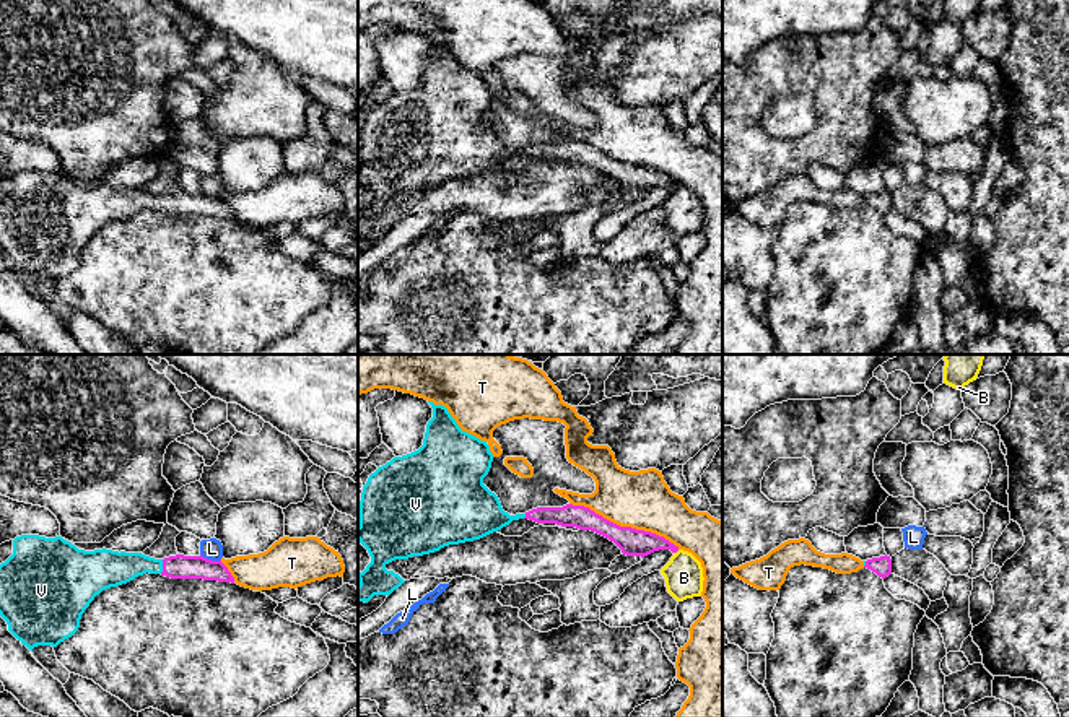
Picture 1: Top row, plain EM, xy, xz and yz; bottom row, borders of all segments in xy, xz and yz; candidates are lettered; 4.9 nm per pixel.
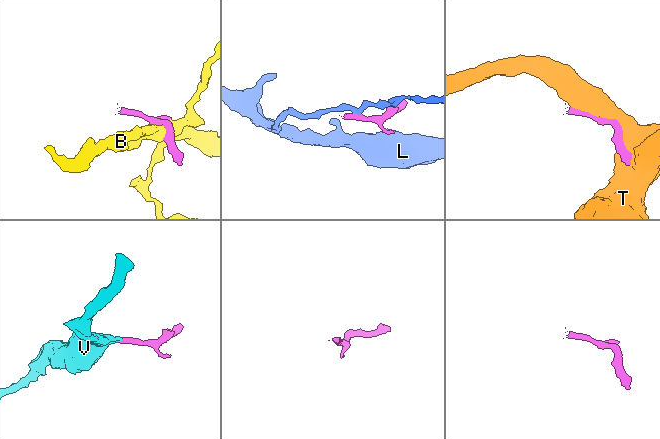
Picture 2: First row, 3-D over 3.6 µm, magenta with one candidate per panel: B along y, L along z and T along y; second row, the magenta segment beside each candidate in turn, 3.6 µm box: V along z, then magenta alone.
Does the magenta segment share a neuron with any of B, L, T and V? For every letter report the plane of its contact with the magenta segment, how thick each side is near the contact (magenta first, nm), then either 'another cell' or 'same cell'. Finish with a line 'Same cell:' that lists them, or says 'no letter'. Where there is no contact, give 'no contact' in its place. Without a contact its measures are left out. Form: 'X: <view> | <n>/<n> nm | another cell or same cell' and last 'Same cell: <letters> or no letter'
B: xz | 140/190 nm | another cell
L: xy | 120/100 nm | another cell
T: xz | 140/280 nm | another cell
V: xy | 120/170 nm | same cell
Same cell: V

